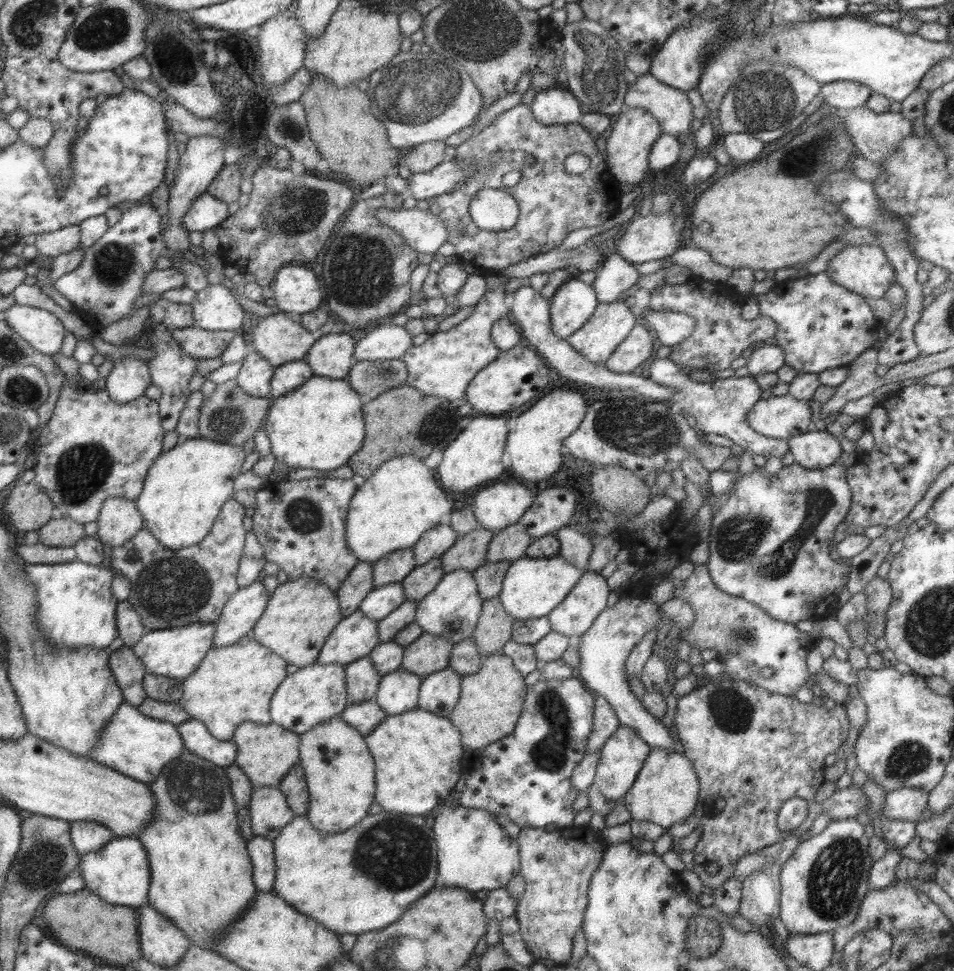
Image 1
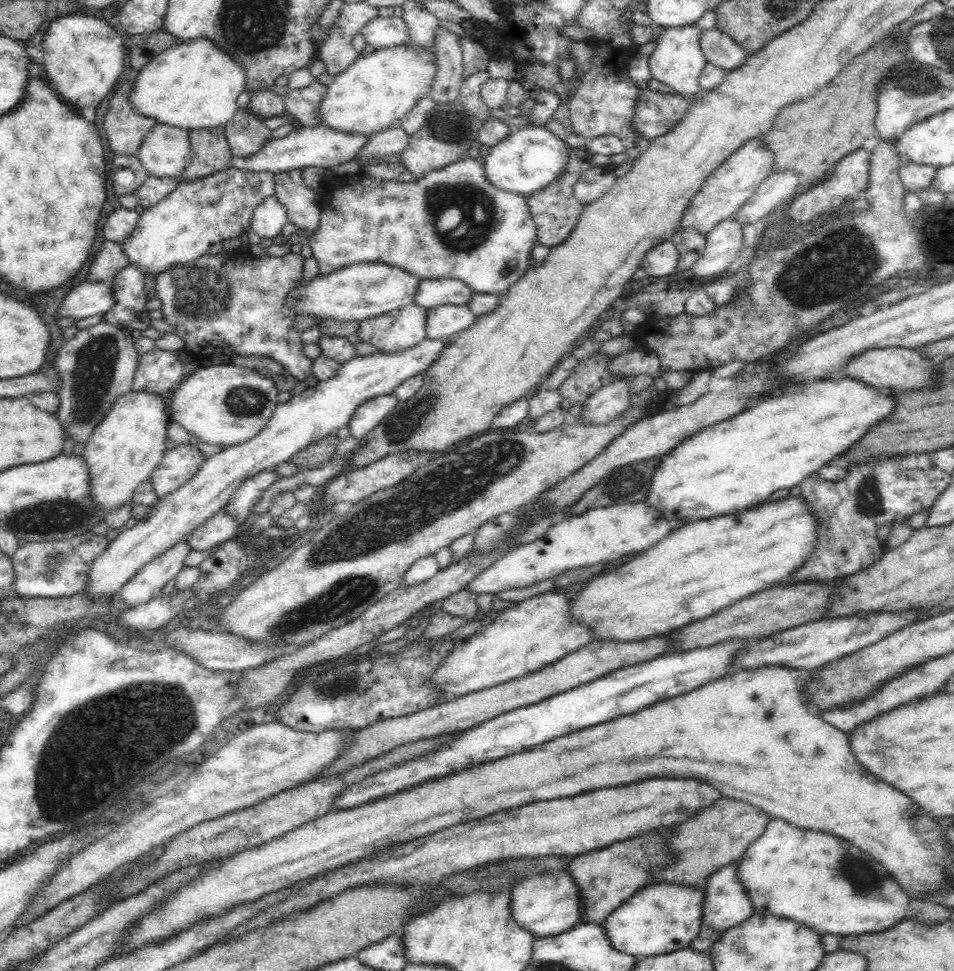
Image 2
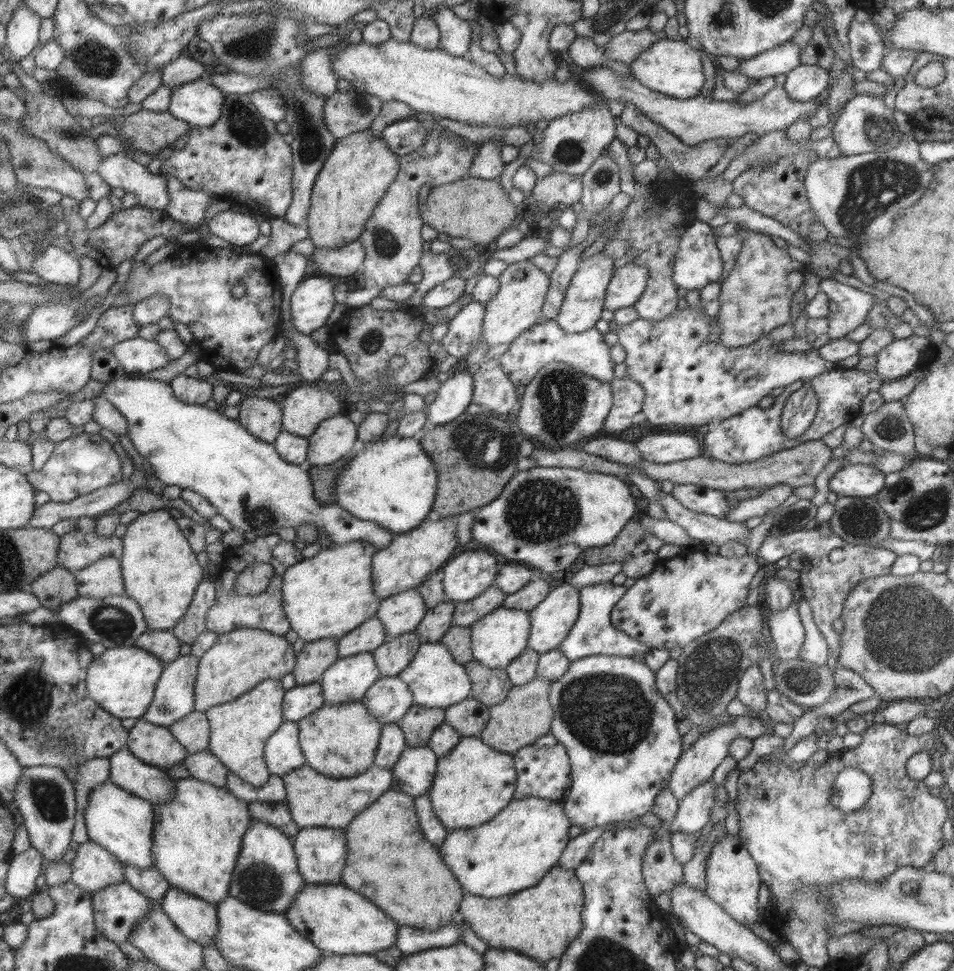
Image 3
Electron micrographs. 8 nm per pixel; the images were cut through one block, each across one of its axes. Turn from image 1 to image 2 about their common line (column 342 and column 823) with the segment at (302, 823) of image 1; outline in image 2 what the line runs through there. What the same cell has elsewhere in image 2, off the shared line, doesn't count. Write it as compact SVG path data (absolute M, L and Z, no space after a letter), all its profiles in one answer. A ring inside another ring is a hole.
M773 816L766 831L746 846L739 858L736 877L742 883L754 912L787 918L823 934L841 936L878 933L888 930L906 916L908 893L880 862L849 840L830 833L802 829Z

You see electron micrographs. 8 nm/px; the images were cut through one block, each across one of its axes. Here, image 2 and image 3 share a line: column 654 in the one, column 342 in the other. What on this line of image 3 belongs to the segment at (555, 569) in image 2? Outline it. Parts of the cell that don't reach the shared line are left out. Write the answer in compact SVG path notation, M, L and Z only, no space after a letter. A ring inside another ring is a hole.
M121 376L120 378L114 378L105 383L105 387L101 389L99 395L103 395L118 411L119 414L126 420L126 435L129 438L129 442L133 445L133 448L137 451L137 454L143 456L144 460L148 462L148 465L152 469L152 474L154 474L159 480L161 480L163 485L179 486L181 489L193 490L193 492L199 494L207 501L211 503L211 506L216 510L216 514L221 514L225 520L229 522L232 526L230 530L222 533L222 546L227 548L235 548L241 546L241 543L245 541L243 534L245 532L252 531L256 536L265 536L268 534L275 534L279 528L282 526L289 526L291 528L297 528L300 524L313 523L316 526L316 530L321 530L325 534L329 535L331 542L335 545L343 544L346 542L364 540L370 542L375 548L380 549L395 536L395 533L391 533L380 526L377 526L374 522L369 520L359 520L354 516L351 516L346 510L343 510L340 506L337 506L334 502L331 504L319 504L313 498L311 479L309 478L306 466L294 465L290 462L285 462L274 449L272 443L263 442L258 438L255 438L252 434L249 434L248 430L245 430L244 426L237 420L227 418L218 409L209 409L205 407L204 404L189 404L178 399L171 390L170 386L166 382L161 382L158 380L151 380L149 378L128 378L127 376Z

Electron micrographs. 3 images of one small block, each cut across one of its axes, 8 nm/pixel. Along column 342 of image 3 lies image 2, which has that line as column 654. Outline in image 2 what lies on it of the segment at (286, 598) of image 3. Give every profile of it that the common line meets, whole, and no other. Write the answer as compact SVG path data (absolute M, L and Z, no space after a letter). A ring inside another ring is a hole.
M780 494L779 496L786 496L786 498L771 498L768 501L758 503L760 506L752 506L748 508L748 510L740 512L740 514L736 512L736 514L690 520L681 527L674 527L670 531L670 534L667 534L660 542L656 542L656 544L653 544L650 548L638 553L638 556L632 558L630 562L626 562L626 564L616 568L616 570L612 570L612 572L608 572L608 574L602 574L602 576L592 578L592 580L586 584L586 588L580 590L580 592L576 594L576 597L574 597L574 602L571 604L572 617L578 619L578 623L584 623L584 625L592 627L594 639L632 642L632 640L642 640L642 638L656 637L677 631L682 626L710 617L725 606L737 604L742 598L751 596L756 592L768 589L786 580L786 578L792 576L798 568L802 568L802 566L808 562L810 556L814 556L815 546L818 542L817 534L819 533L819 524L801 494L798 496Z

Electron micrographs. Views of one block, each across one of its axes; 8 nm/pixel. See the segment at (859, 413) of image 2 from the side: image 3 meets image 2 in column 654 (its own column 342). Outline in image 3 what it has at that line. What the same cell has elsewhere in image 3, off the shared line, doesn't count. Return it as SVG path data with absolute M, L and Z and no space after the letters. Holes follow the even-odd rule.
M397 434L389 436L387 438L377 437L372 441L366 442L362 450L353 455L350 459L346 459L346 465L340 470L336 481L334 482L334 503L340 506L343 510L346 510L351 516L358 518L359 520L369 520L374 522L377 526L388 530L392 534L404 533L412 528L415 528L431 510L431 505L433 504L433 497L436 494L436 470L434 469L434 464L431 462L429 455L421 448L418 440L412 437L401 437Z

